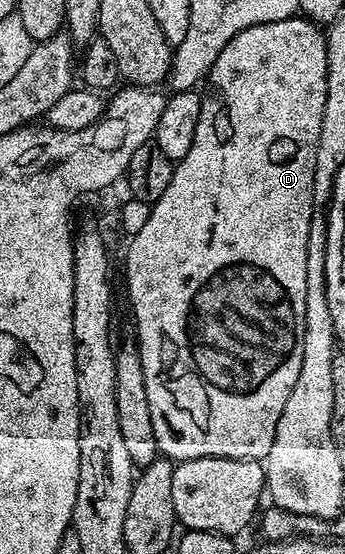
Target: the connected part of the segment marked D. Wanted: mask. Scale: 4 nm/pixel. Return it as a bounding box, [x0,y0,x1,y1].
[126,16,326,460]

